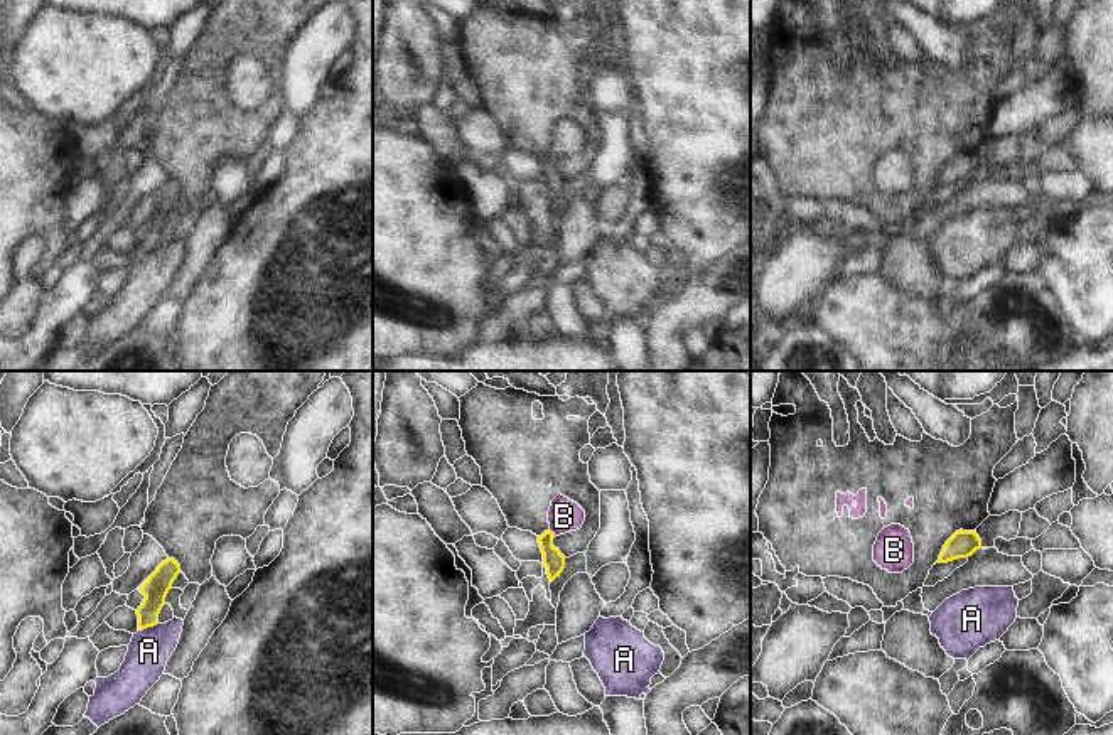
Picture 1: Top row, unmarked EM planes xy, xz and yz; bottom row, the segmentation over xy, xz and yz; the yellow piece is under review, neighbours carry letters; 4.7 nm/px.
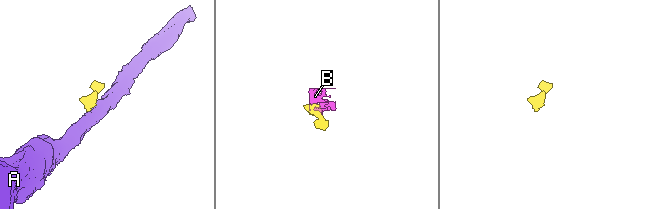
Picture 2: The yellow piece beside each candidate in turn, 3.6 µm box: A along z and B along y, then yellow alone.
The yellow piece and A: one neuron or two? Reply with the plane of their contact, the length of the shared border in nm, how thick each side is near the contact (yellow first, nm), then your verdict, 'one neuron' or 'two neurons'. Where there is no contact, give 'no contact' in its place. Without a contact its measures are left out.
meets yellow in xy; contact 90 nm long; 120 nm thick on the yellow side, 200 nm on the other; two neurons

